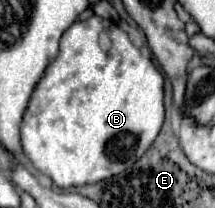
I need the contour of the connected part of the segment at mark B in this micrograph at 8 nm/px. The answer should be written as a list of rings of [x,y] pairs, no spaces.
[[[91,16],[89,20],[77,20],[75,24],[71,24],[65,34],[61,36],[59,42],[59,54],[57,58],[47,66],[45,76],[39,80],[29,108],[23,116],[23,124],[21,124],[21,144],[23,144],[23,152],[29,158],[29,162],[43,174],[47,174],[59,188],[71,188],[71,186],[85,186],[85,184],[93,184],[93,182],[101,182],[107,180],[123,170],[127,170],[129,166],[133,166],[133,162],[137,162],[137,158],[141,158],[141,154],[145,154],[145,150],[153,144],[153,140],[157,138],[161,126],[163,126],[163,118],[165,118],[165,108],[163,108],[163,76],[161,72],[155,68],[155,64],[149,58],[143,58],[141,52],[131,44],[131,40],[127,38],[127,34],[115,24],[99,18],[99,16]]]

